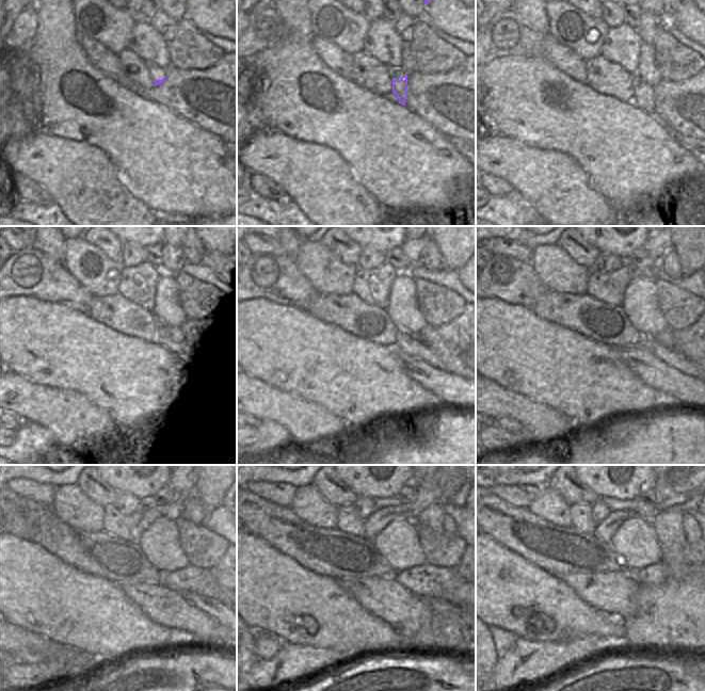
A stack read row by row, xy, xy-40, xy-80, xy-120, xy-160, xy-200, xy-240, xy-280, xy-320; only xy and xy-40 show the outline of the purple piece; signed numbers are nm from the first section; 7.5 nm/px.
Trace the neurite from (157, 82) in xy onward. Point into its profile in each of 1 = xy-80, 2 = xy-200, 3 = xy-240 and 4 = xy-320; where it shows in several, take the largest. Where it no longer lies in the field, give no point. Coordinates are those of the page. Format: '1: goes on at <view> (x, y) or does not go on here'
1: goes on at xy-80 (643, 98)
2: goes on at xy-200 (671, 356)
3: goes on at xy-240 (214, 609)
4: goes on at xy-320 (684, 613)

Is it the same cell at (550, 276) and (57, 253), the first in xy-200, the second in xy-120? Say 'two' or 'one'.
two

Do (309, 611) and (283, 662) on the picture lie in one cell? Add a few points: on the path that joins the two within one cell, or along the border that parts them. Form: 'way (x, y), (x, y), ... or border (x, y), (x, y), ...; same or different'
border (284, 642), (307, 644), (317, 647); different

